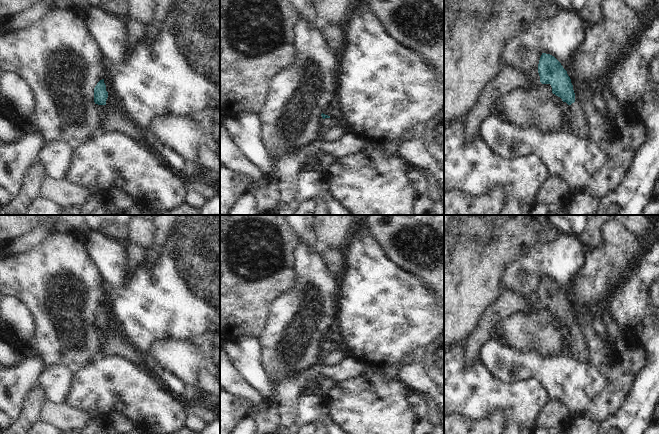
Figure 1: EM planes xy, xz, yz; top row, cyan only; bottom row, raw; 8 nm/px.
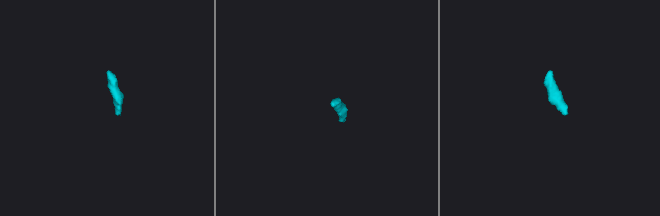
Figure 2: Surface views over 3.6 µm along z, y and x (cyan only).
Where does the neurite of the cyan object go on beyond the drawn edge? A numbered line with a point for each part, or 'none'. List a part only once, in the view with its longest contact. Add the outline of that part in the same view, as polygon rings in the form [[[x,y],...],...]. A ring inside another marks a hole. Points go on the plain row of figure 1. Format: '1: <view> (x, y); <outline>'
1: xz (327, 346); [[[325,342],[322,344],[324,352],[330,353],[332,349],[339,350],[346,356],[347,348],[340,348],[339,346],[334,346],[331,342]]]

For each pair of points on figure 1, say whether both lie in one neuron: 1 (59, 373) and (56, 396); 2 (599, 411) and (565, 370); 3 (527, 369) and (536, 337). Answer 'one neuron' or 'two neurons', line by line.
1: one neuron
2: two neurons
3: two neurons

